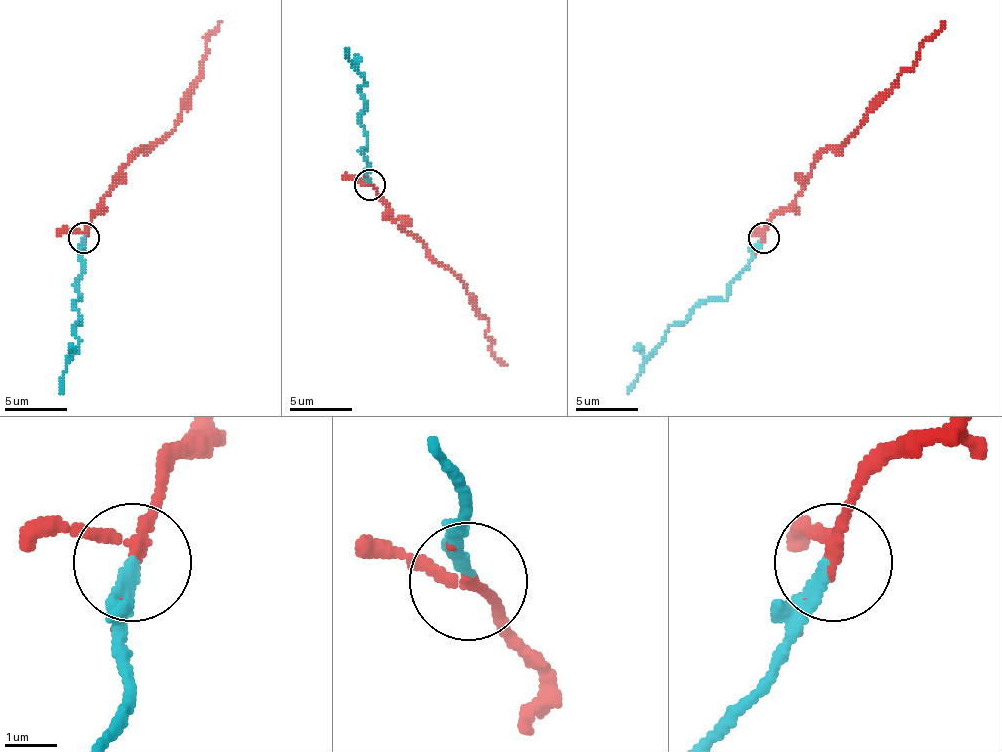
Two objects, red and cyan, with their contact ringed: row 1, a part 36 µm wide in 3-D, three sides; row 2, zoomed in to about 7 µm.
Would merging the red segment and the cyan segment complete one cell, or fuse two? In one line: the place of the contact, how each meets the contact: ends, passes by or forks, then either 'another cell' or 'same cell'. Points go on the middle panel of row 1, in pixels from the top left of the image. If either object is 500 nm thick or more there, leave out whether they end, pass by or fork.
place (369, 184); red forks; cyan ends; same cell

